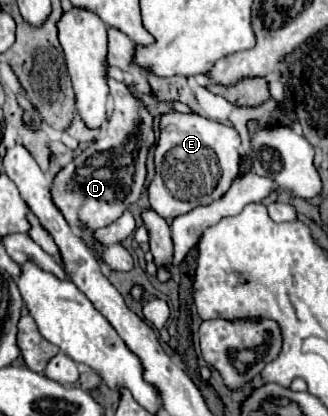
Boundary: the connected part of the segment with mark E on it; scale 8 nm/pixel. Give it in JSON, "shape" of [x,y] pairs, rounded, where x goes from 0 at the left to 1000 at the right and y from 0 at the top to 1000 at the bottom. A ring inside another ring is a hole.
{"shape":[[[515,269],[491,279],[491,322],[473,351],[473,428],[454,442],[454,486],[460,500],[497,519],[497,524],[534,524],[552,514],[582,510],[601,495],[631,495],[649,481],[674,476],[710,433],[729,423],[729,322],[710,303],[686,303],[649,288],[631,288],[607,274],[546,274],[546,269]]]}

